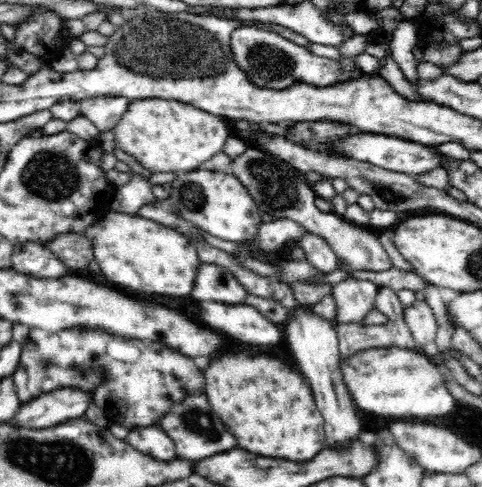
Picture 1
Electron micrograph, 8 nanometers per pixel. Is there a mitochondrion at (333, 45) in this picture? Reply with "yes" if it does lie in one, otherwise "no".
no

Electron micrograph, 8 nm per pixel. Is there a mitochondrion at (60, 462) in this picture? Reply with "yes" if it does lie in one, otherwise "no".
yes

